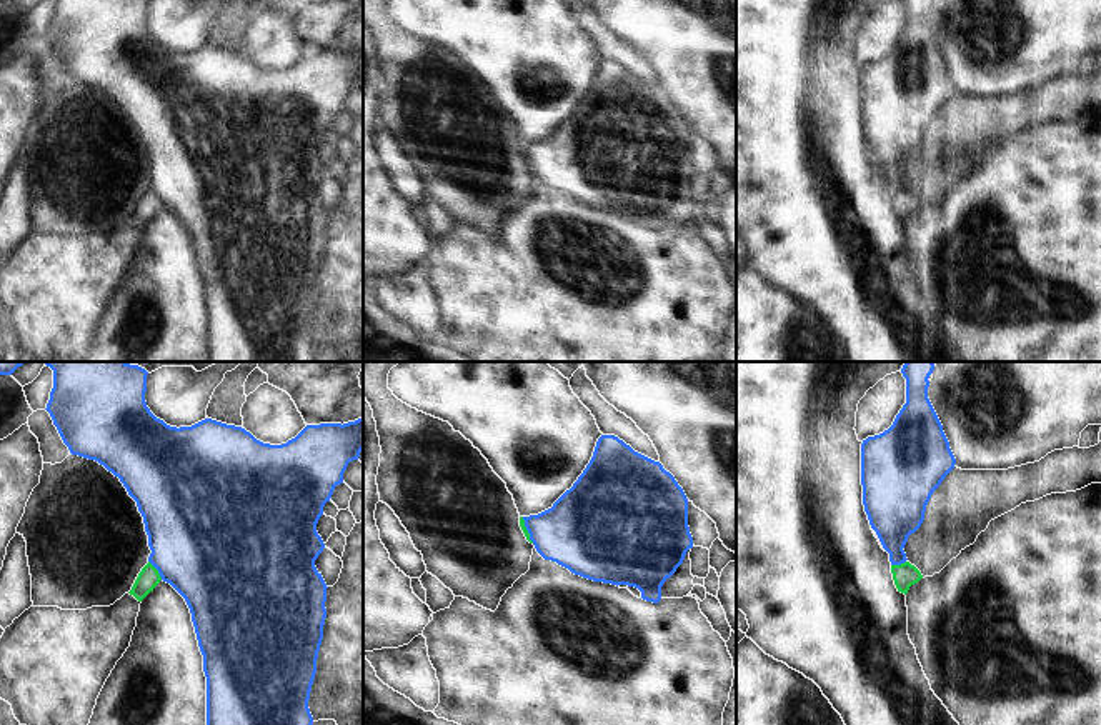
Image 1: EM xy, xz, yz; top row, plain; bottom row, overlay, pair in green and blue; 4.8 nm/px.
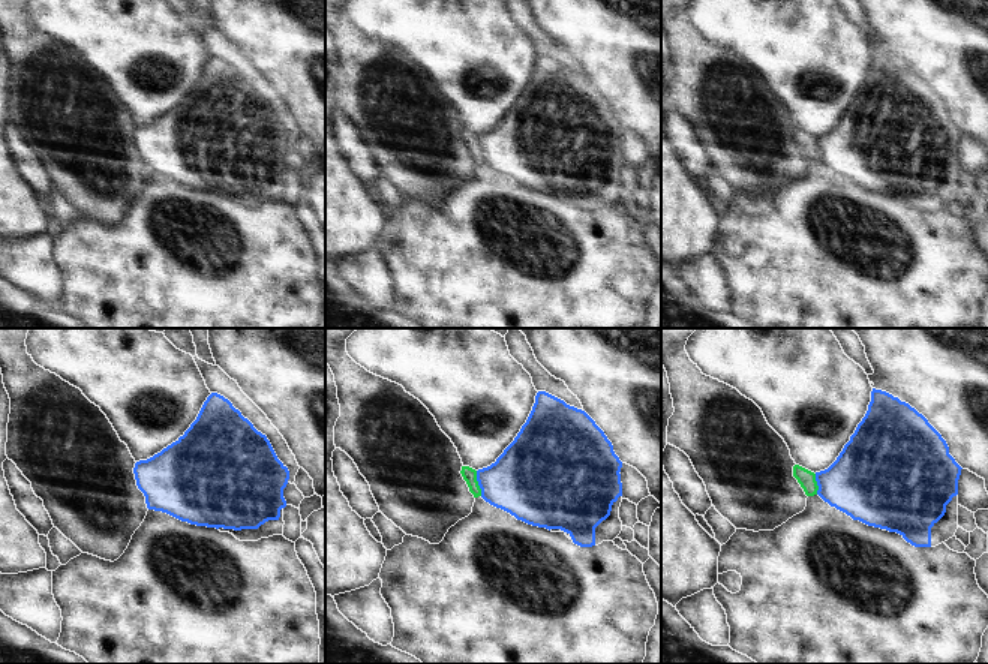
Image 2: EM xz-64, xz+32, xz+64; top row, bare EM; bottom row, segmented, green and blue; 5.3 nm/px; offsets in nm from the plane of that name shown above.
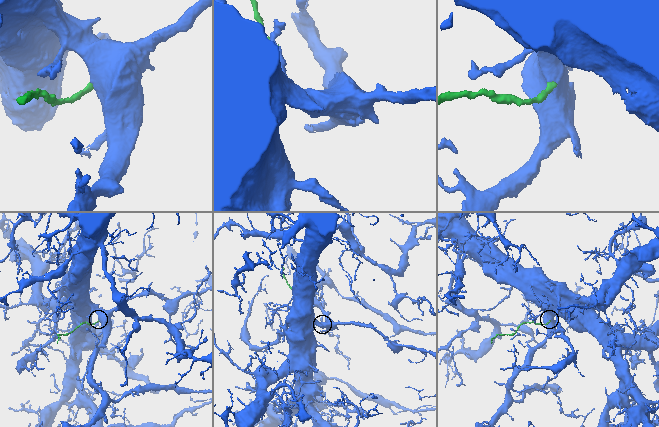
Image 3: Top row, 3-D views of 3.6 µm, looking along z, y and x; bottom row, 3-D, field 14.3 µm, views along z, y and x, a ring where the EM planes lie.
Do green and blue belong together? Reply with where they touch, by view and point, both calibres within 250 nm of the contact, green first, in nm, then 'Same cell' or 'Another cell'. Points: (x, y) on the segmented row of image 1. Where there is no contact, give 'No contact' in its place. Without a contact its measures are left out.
Touches green at xy (157, 570). Thickness 100 nm (green) against 480 nm. Another cell

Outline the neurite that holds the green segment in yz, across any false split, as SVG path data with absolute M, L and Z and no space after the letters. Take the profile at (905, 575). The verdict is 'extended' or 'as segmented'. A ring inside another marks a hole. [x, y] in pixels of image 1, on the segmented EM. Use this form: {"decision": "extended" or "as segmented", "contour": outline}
{"decision": "as segmented", "contour": "M909 562L891 565L891 573L898 592L904 595L911 585L918 583L923 578L921 572Z"}

